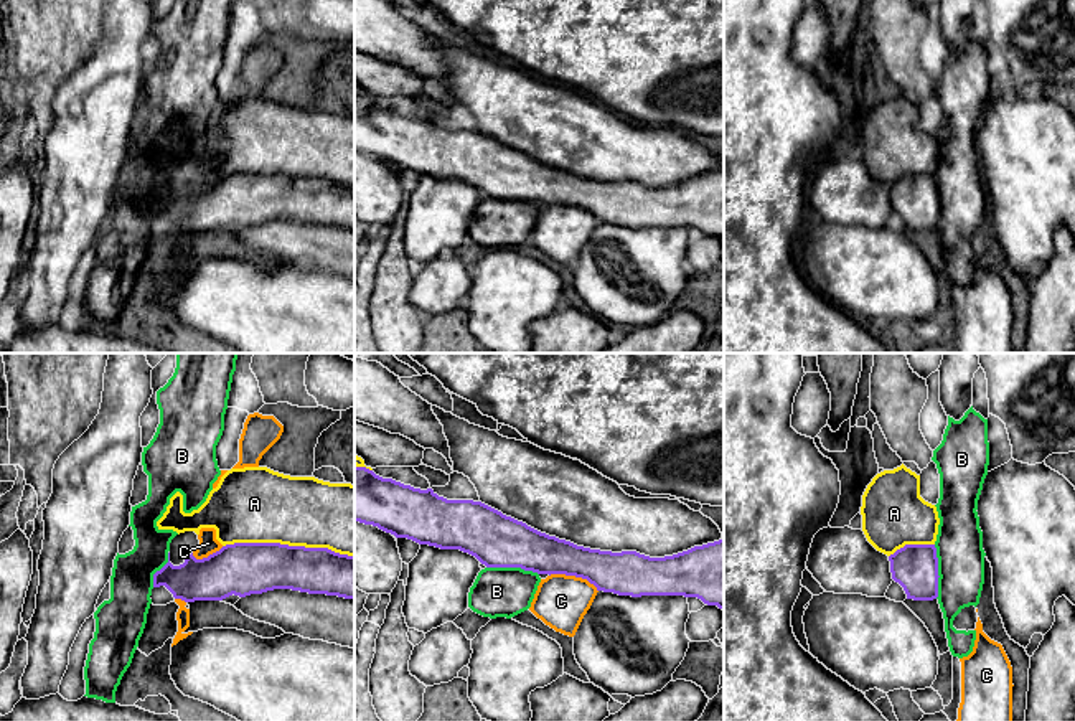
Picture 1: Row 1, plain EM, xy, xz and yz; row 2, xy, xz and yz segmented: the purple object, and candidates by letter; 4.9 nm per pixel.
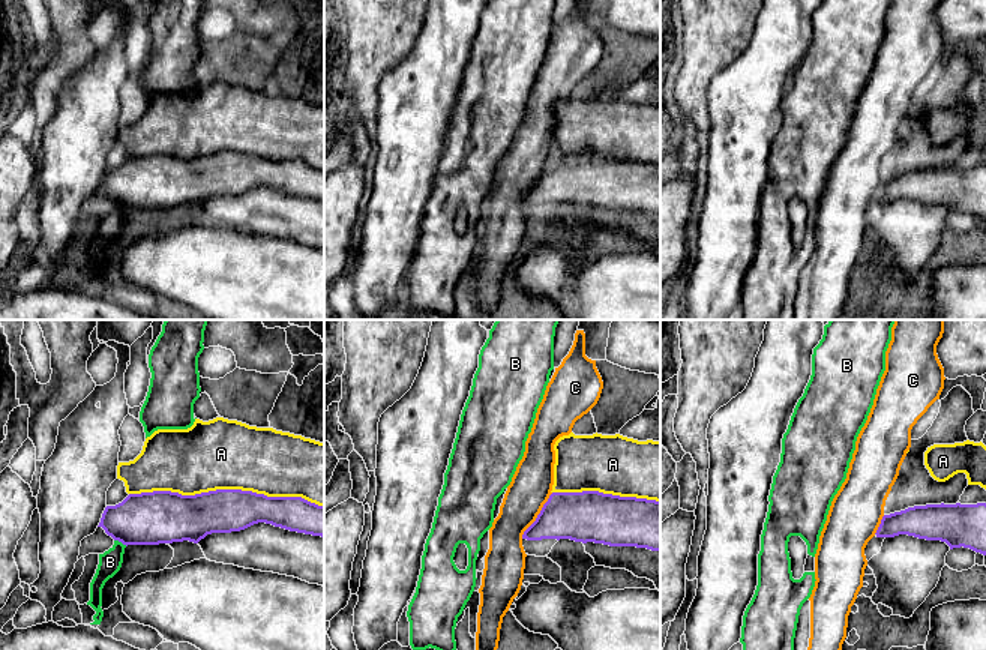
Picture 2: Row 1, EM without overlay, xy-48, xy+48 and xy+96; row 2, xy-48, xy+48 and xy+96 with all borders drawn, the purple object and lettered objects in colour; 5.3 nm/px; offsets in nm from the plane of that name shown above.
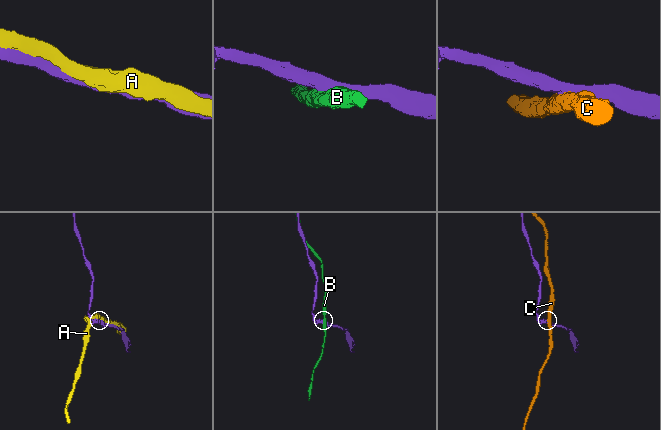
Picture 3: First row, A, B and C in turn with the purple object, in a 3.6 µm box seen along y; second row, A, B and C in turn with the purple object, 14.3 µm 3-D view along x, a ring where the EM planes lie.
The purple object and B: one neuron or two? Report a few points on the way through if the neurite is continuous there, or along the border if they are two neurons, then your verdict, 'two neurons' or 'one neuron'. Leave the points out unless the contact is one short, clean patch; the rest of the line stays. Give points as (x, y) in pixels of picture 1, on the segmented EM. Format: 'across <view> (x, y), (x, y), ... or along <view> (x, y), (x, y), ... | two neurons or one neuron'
along yz (934, 545), (938, 571), (937, 598) | two neurons

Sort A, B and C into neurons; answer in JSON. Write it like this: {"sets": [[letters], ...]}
{"sets": [["A"], ["B"], ["C"]]}

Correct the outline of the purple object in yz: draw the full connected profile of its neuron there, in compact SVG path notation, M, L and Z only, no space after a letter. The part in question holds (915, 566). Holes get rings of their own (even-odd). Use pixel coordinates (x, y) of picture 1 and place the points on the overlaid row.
M904 464L877 474L862 495L862 531L867 541L889 556L892 579L899 582L907 599L933 601L938 597L938 511L920 497L920 475Z

